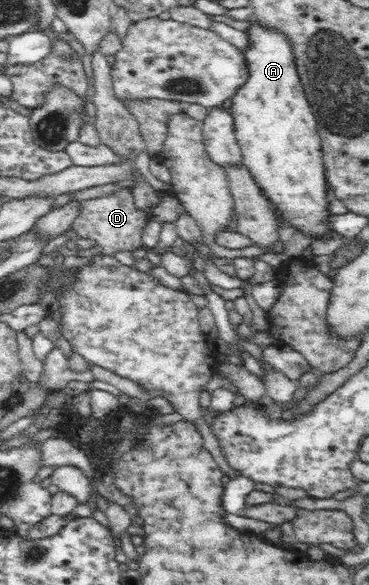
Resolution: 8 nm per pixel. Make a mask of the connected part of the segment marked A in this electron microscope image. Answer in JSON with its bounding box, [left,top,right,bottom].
[229,19,334,240]

